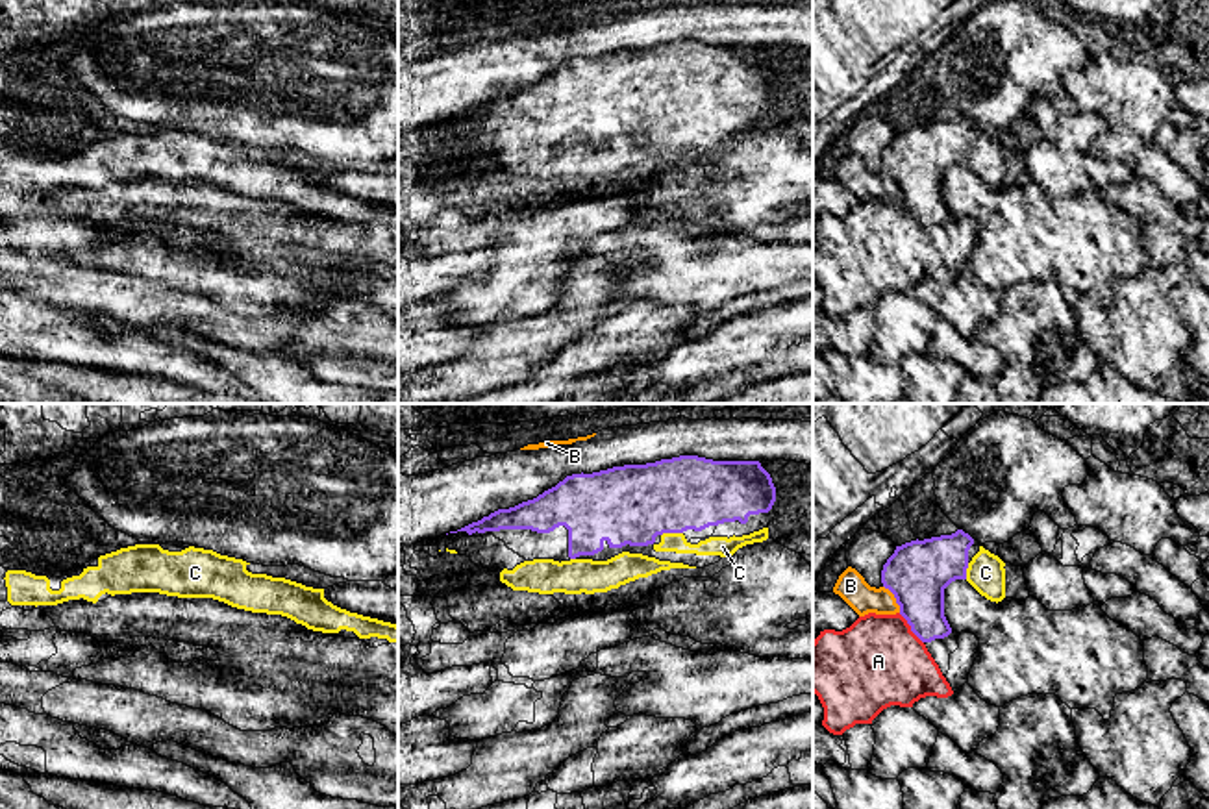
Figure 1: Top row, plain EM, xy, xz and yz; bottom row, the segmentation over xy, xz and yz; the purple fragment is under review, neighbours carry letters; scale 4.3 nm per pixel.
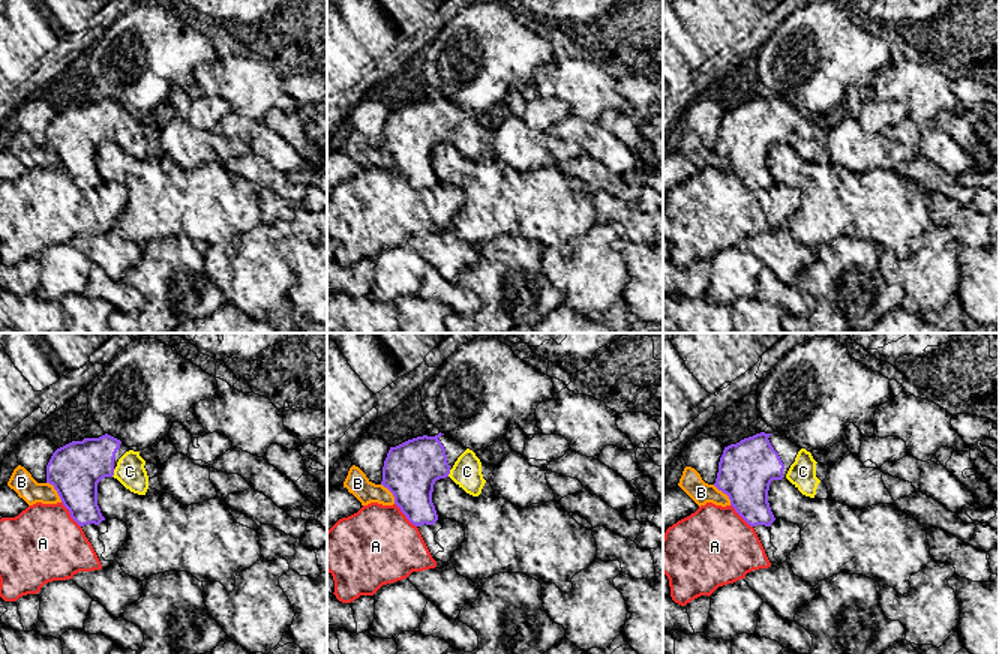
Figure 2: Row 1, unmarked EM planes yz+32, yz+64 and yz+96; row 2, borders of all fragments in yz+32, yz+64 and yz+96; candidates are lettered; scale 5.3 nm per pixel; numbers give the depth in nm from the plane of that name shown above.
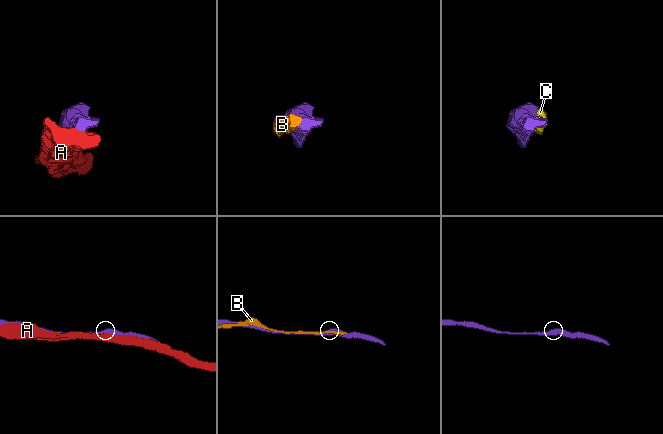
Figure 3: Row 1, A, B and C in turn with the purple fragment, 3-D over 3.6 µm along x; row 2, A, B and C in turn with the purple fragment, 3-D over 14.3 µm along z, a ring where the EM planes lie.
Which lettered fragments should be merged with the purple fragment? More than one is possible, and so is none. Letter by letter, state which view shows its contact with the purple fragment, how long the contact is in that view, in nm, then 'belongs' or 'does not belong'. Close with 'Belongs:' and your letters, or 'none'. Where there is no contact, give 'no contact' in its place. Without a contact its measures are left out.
A: yz | 170 nm | does not belong
B: yz | 140 nm | does not belong
C: xz | 100 nm | belongs
Belongs: C

